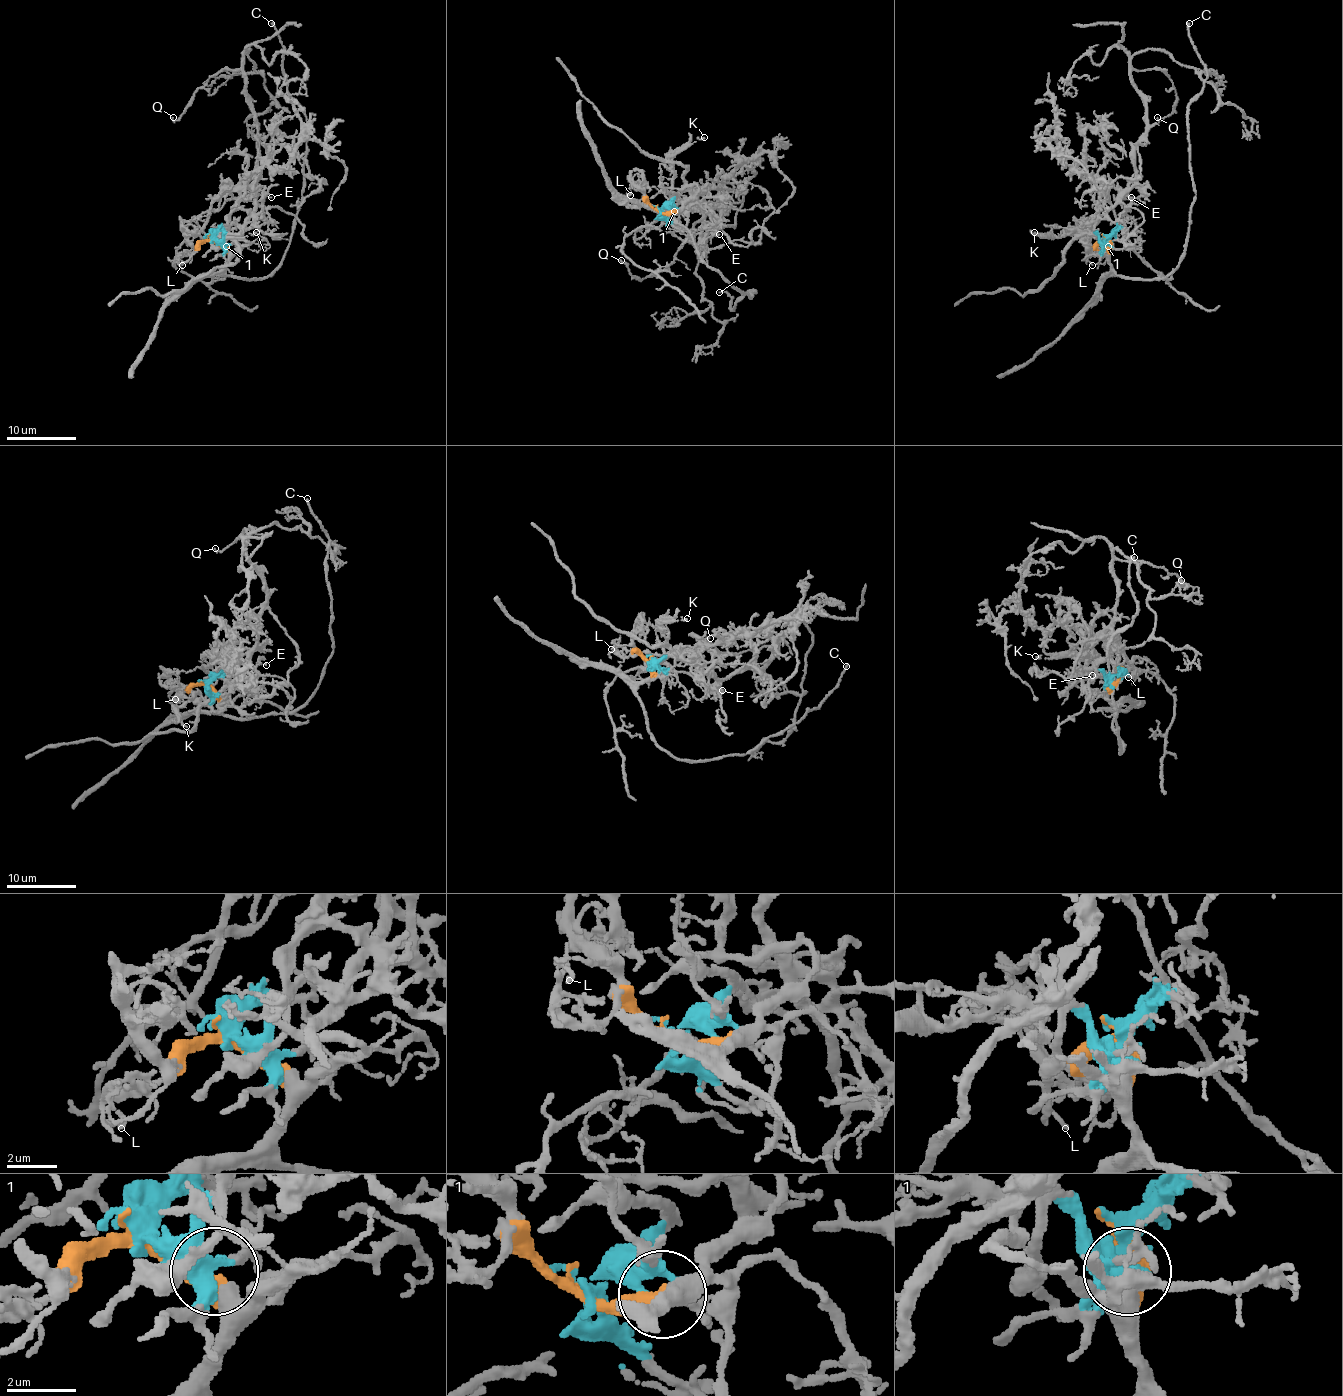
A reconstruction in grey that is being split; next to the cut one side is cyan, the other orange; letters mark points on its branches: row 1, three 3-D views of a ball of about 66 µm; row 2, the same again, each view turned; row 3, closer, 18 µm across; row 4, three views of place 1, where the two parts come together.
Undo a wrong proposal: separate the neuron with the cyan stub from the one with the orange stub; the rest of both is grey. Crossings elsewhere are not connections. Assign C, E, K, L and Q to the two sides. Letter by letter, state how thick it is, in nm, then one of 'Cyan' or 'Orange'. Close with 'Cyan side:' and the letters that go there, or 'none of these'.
C: Thickness 240 nm. Orange
E: Thickness 110 nm. Cyan
K: Thickness 120 nm. Orange
L: Thickness 150 nm. Orange
Q: Thickness 190 nm. Cyan
Cyan side: E, Q

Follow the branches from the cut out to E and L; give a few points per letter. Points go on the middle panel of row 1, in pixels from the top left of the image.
E: (659, 209), (676, 195), (692, 198), (699, 207), (706, 233), (720, 233)
L: (659, 209), (650, 207), (643, 200), (632, 200), (627, 193), (631, 195)

